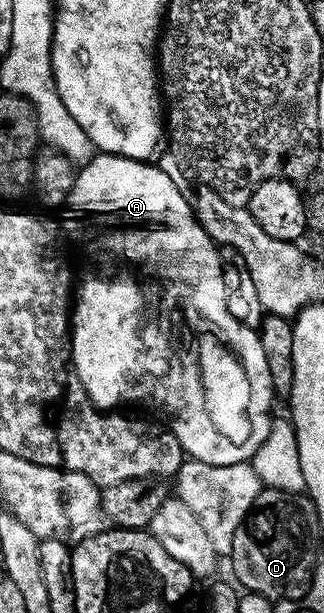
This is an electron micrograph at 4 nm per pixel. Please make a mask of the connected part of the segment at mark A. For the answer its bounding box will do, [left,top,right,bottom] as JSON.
[67,152,275,465]

